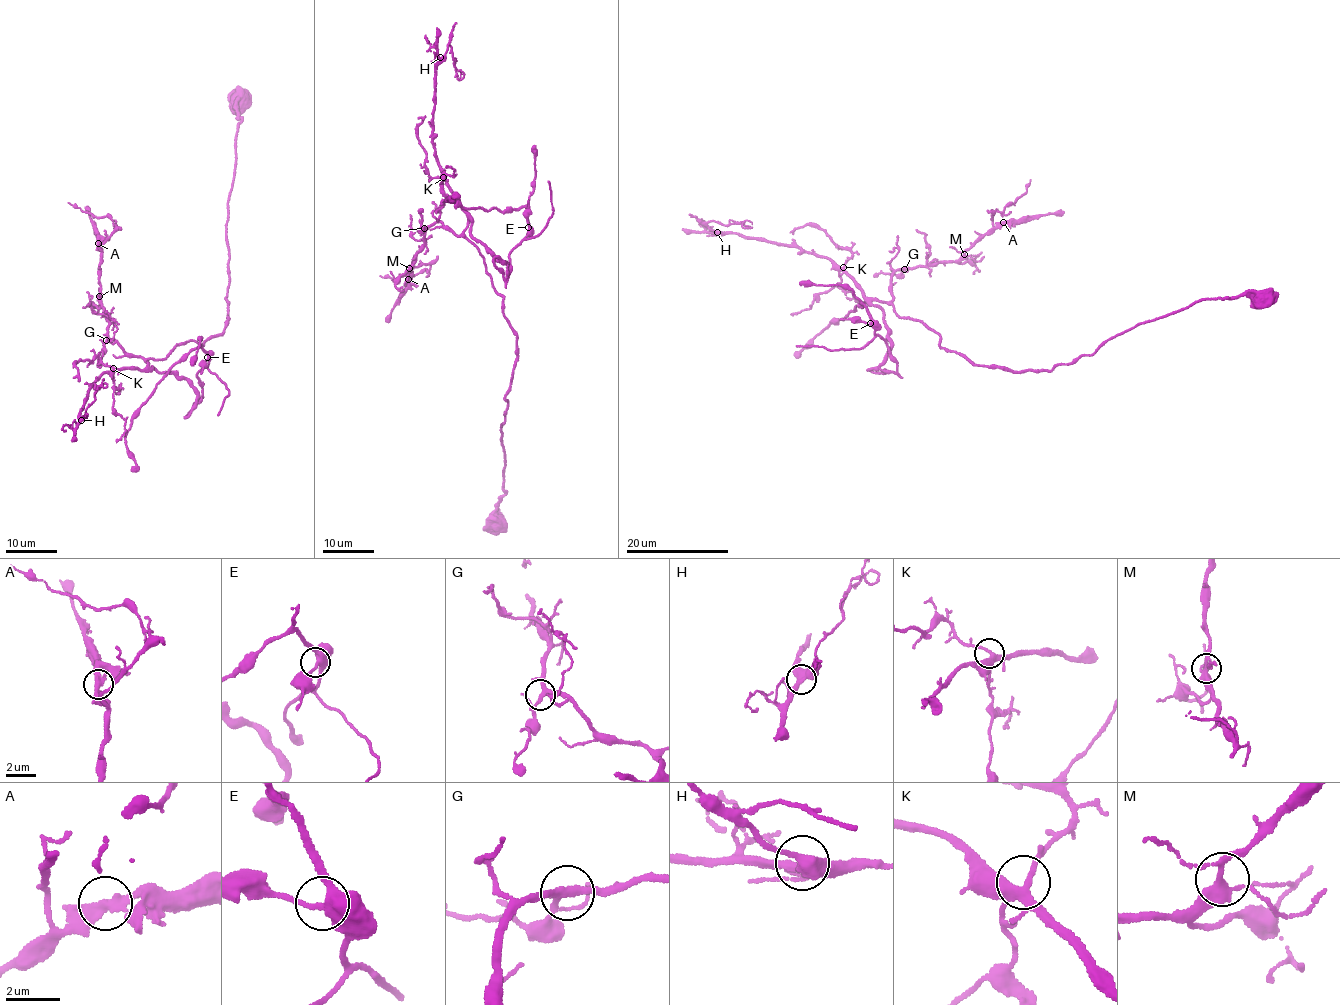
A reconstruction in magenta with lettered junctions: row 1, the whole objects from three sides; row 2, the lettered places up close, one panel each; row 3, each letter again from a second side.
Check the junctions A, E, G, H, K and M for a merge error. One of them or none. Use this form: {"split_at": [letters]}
{"split_at": []}

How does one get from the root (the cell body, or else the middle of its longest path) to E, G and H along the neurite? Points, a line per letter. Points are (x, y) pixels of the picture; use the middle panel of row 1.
E: (497, 523), (517, 334), (463, 230), (470, 219), (506, 281), (528, 227)
G: (497, 523), (505, 492), (500, 425), (517, 334), (479, 249), (439, 222), (424, 228)
H: (497, 523), (505, 492), (500, 425), (517, 334), (483, 256), (465, 236), (468, 216), (435, 154), (440, 57)

